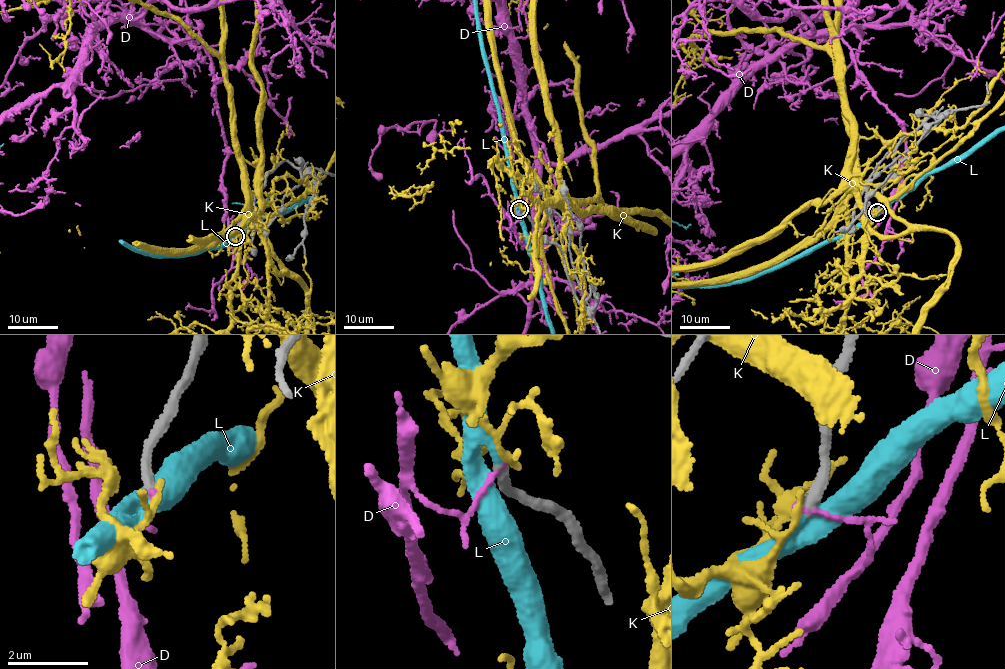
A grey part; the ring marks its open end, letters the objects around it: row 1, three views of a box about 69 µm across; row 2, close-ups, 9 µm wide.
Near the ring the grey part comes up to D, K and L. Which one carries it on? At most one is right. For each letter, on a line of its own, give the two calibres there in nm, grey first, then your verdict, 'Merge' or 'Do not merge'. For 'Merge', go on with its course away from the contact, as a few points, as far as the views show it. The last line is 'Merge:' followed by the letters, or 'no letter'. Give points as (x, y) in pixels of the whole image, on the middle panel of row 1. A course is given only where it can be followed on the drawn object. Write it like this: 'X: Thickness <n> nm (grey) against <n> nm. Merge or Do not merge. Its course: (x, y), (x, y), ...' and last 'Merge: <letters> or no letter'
D: Thickness 280 nm (grey) against 150 nm. Do not merge
K: Thickness 280 nm (grey) against 130 nm. Do not merge
L: Thickness 280 nm (grey) against 190 nm. Merge
Merge: L

